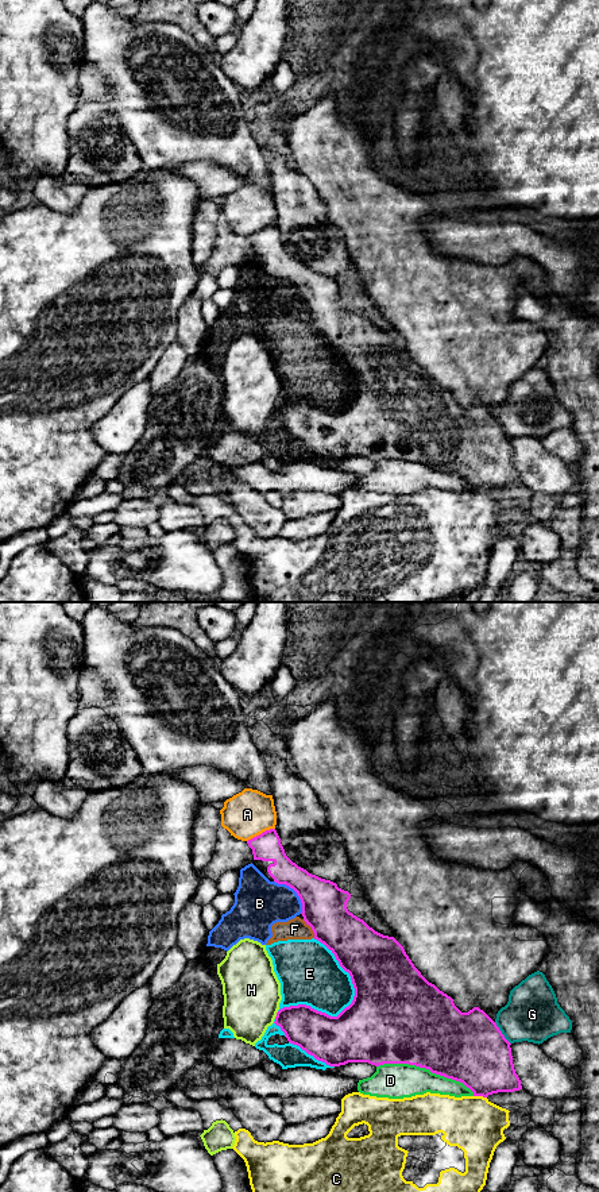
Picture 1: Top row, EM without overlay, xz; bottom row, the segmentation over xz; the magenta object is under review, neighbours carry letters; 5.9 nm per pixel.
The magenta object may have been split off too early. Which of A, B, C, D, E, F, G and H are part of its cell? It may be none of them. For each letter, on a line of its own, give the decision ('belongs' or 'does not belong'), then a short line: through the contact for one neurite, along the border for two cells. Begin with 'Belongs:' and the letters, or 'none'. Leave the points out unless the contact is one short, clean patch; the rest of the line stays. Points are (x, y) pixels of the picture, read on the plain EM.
Belongs: none
A: does not belong; line xz (274, 223), (266, 224), (247, 236)
B: does not belong; line xz (274, 276), (288, 280), (296, 288), (301, 299), (301, 308)
C: does not belong
D: does not belong
E: does not belong
F: does not belong; line xz (302, 315), (310, 323), (315, 332)
G: does not belong
H: does not belong

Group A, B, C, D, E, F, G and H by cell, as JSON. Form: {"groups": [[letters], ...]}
{"groups": [["A"], ["B", "E", "F"], ["C"], ["D"], ["G"], ["H"]]}

